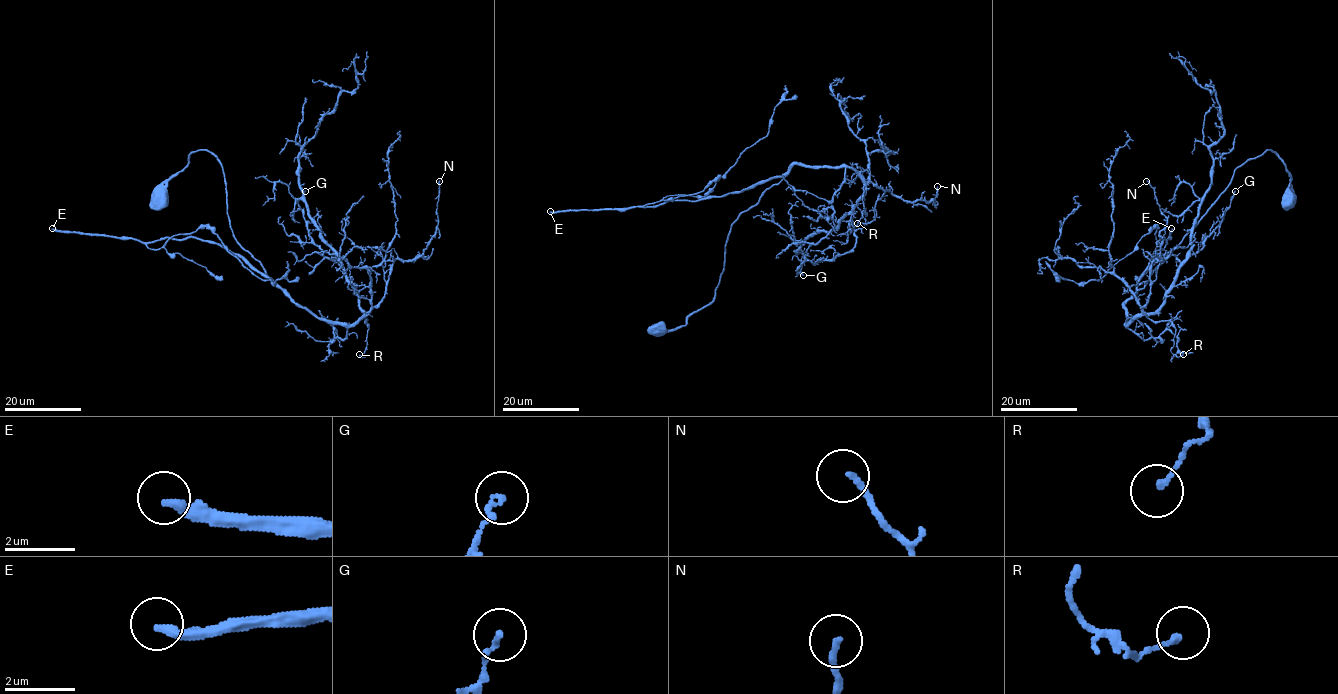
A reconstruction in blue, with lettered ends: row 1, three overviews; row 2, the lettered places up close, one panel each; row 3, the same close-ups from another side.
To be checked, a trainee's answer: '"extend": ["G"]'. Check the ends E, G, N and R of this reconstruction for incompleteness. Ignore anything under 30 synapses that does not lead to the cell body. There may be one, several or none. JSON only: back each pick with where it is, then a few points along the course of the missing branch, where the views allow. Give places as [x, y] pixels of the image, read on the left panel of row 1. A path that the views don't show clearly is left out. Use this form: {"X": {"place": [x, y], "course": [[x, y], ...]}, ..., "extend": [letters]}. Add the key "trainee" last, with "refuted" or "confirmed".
{"E": {"place": [52, 228]}, "extend": ["E"], "trainee": "refuted"}

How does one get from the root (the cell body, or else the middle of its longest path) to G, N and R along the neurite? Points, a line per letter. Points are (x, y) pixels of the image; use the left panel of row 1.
G: (159, 200), (209, 150), (234, 238), (296, 304), (353, 325), (366, 313), (309, 235), (305, 191)
N: (159, 200), (209, 150), (234, 238), (296, 304), (353, 325), (393, 262), (434, 234), (439, 181)
R: (159, 200), (189, 155), (209, 150), (221, 164), (234, 238), (311, 313), (348, 325), (365, 315), (359, 354)

